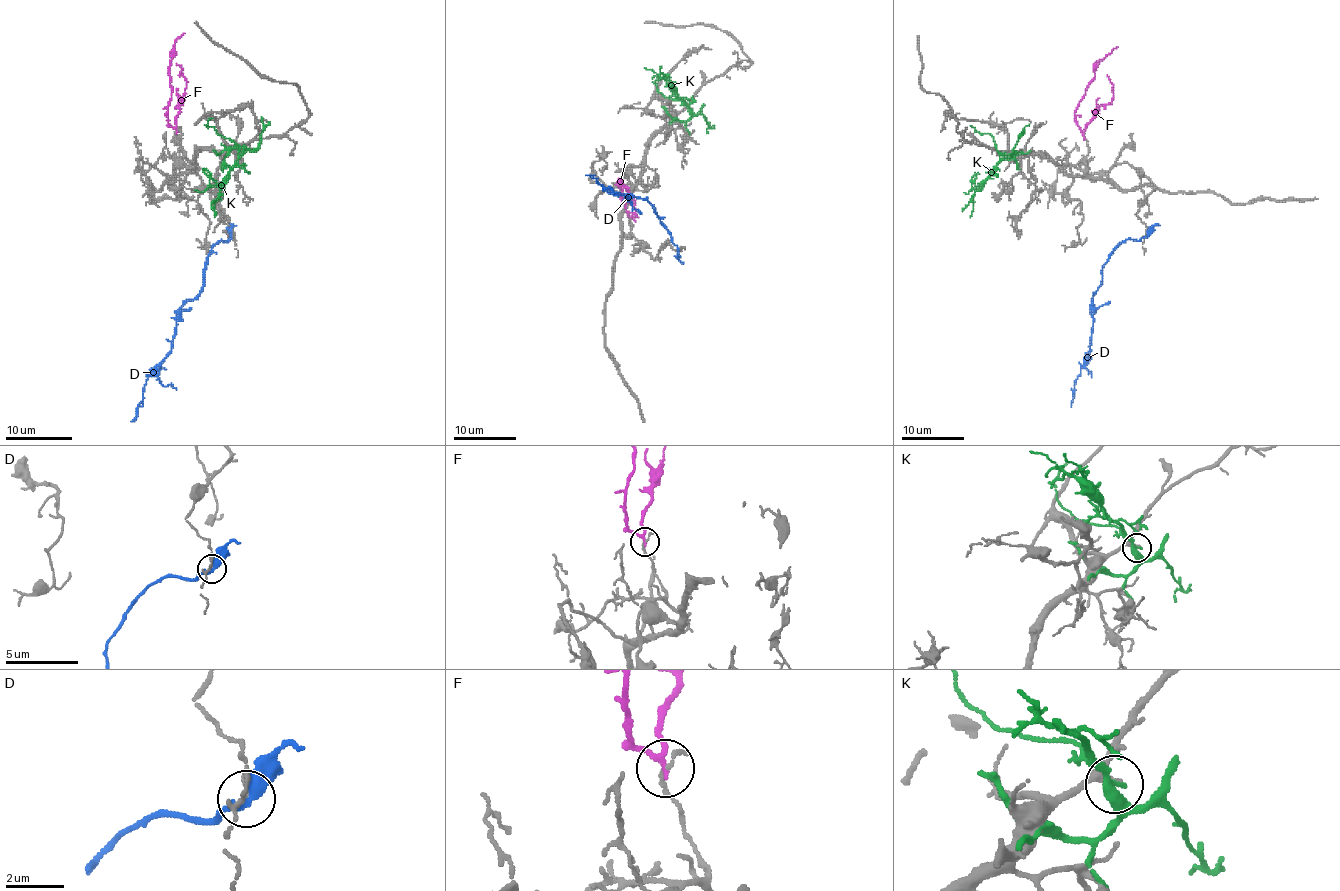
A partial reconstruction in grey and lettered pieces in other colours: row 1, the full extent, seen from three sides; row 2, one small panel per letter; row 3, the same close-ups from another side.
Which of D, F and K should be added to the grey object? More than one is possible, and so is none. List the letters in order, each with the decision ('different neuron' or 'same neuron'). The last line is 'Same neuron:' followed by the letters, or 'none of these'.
D: different neuron
F: different neuron
K: different neuron
Same neuron: none of these

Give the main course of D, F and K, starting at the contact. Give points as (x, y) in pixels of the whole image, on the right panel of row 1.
D: (1147, 236), (1138, 241), (1125, 239), (1102, 268), (1102, 284), (1093, 301), (1090, 357), (1080, 366), (1071, 407)
F: (1083, 136), (1074, 110), (1094, 76), (1094, 67), (1118, 46)
K: (1006, 154), (975, 192), (970, 217)

